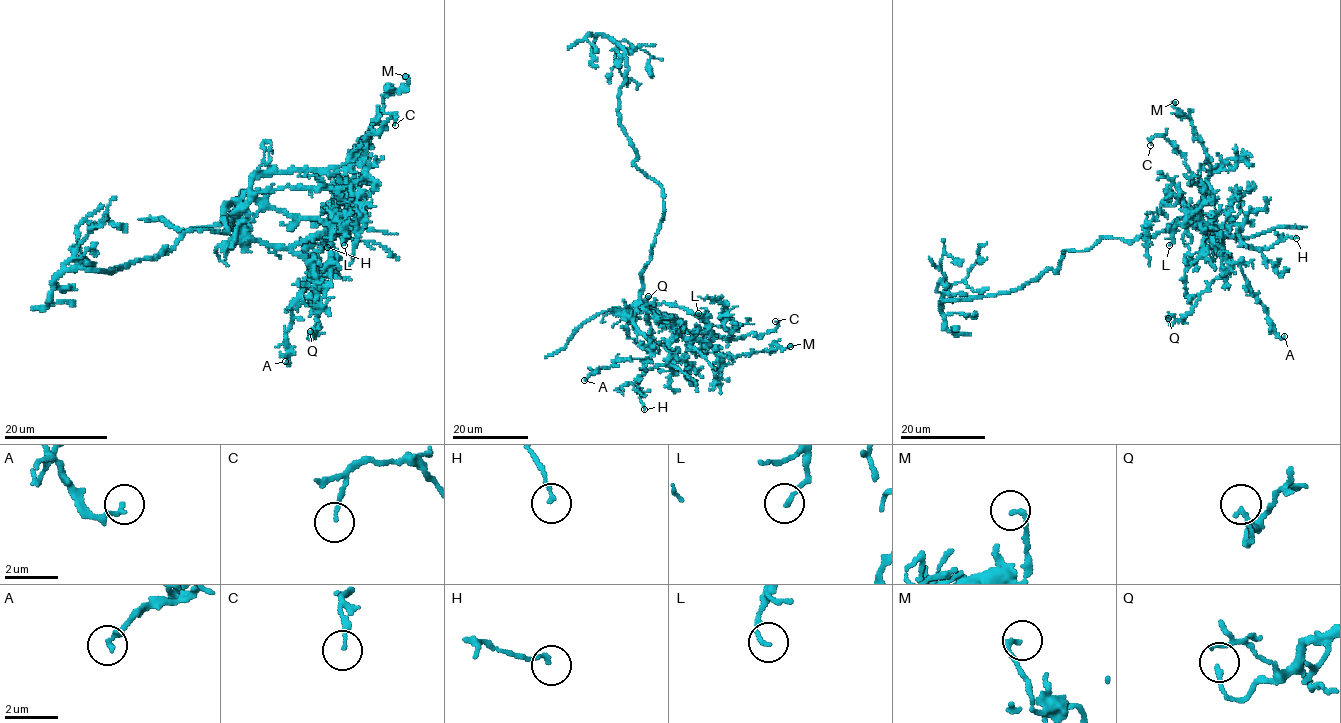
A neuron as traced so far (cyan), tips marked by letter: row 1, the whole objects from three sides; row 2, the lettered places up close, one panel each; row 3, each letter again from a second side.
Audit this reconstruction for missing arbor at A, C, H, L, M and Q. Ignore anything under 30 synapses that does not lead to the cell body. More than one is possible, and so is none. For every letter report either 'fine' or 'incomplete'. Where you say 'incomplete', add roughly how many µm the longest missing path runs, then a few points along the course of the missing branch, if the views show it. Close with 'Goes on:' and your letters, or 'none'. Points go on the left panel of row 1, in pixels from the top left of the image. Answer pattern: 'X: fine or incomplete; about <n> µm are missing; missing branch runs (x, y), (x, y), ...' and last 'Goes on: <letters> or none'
A: fine
C: fine
H: fine
L: fine
M: fine
Q: fine
Goes on: none

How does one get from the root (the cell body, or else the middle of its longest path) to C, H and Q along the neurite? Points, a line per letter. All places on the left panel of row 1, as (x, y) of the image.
C: (225, 225), (233, 222), (225, 205), (253, 178), (333, 175), (360, 161), (368, 136), (395, 114), (395, 125)
H: (225, 225), (238, 203), (229, 221), (248, 237), (327, 247)
Q: (225, 225), (223, 219), (233, 222), (227, 204), (257, 200), (330, 228), (331, 286), (310, 339), (310, 331)

